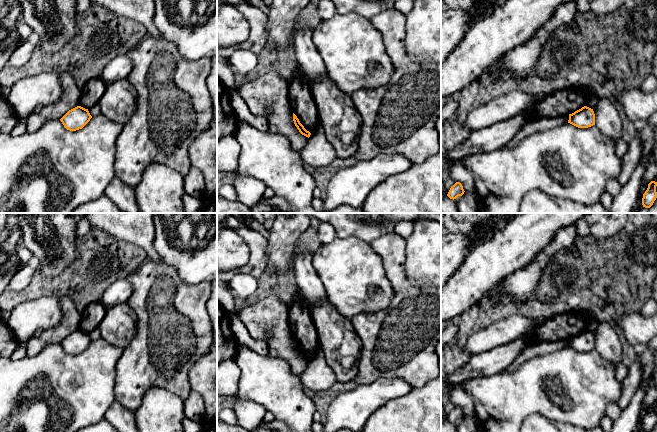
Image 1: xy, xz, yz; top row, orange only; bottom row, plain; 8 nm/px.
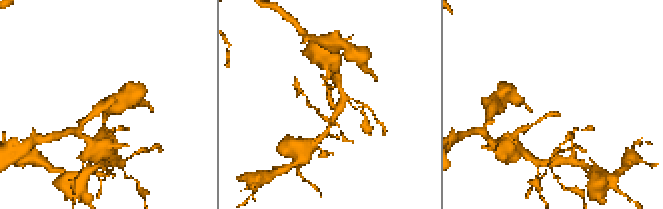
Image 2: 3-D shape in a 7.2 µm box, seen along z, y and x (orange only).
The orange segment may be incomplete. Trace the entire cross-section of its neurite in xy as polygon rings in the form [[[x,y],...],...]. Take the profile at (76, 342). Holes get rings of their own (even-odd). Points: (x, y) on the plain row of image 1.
[[[77,330],[69,334],[60,345],[67,354],[76,355],[82,353],[92,342],[88,333]]]

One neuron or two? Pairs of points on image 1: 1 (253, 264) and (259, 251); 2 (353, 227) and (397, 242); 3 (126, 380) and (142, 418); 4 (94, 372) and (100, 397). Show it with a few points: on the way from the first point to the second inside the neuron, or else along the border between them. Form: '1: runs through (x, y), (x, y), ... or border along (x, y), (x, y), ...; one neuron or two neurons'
1: runs through (256, 261), (258, 254); one neuron
2: border along (393, 231), (387, 232), (369, 243); two neurons
3: border along (151, 388), (144, 394), (141, 404), (133, 412); two neurons
4: runs through (94, 378), (94, 391); one neuron

